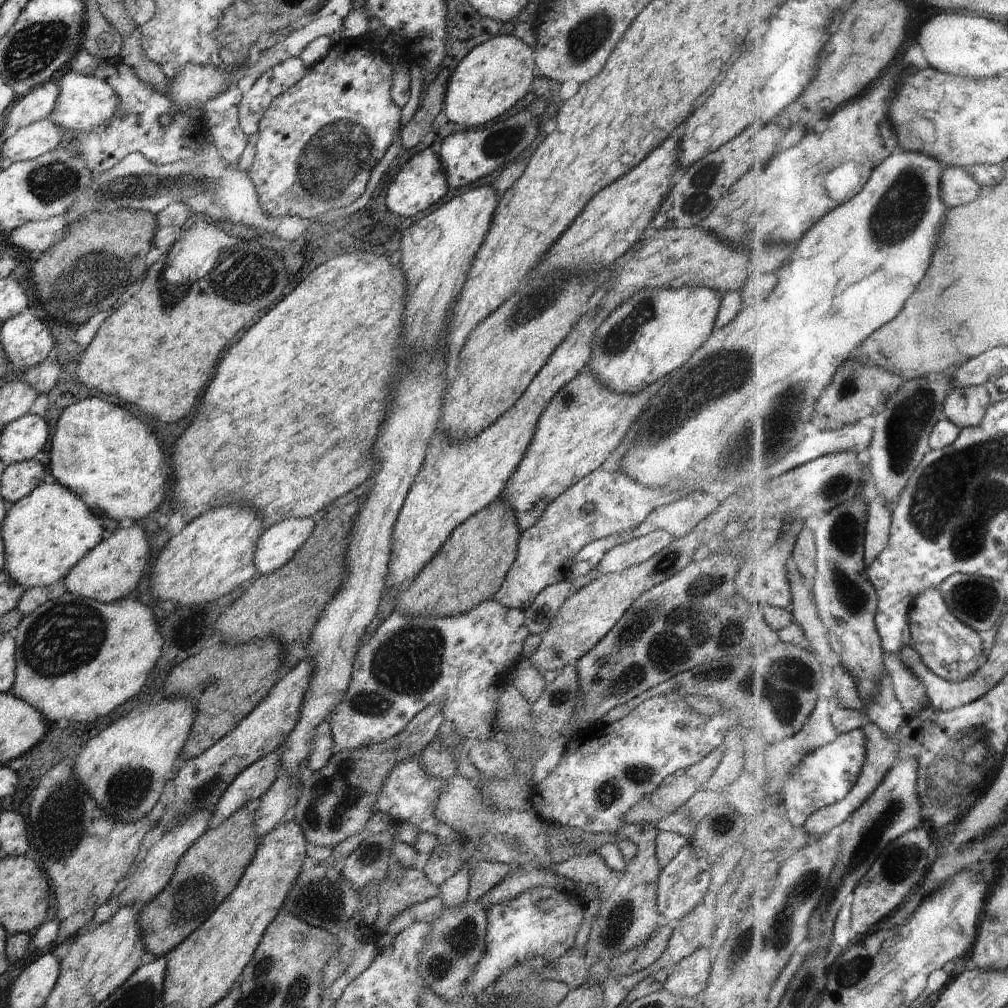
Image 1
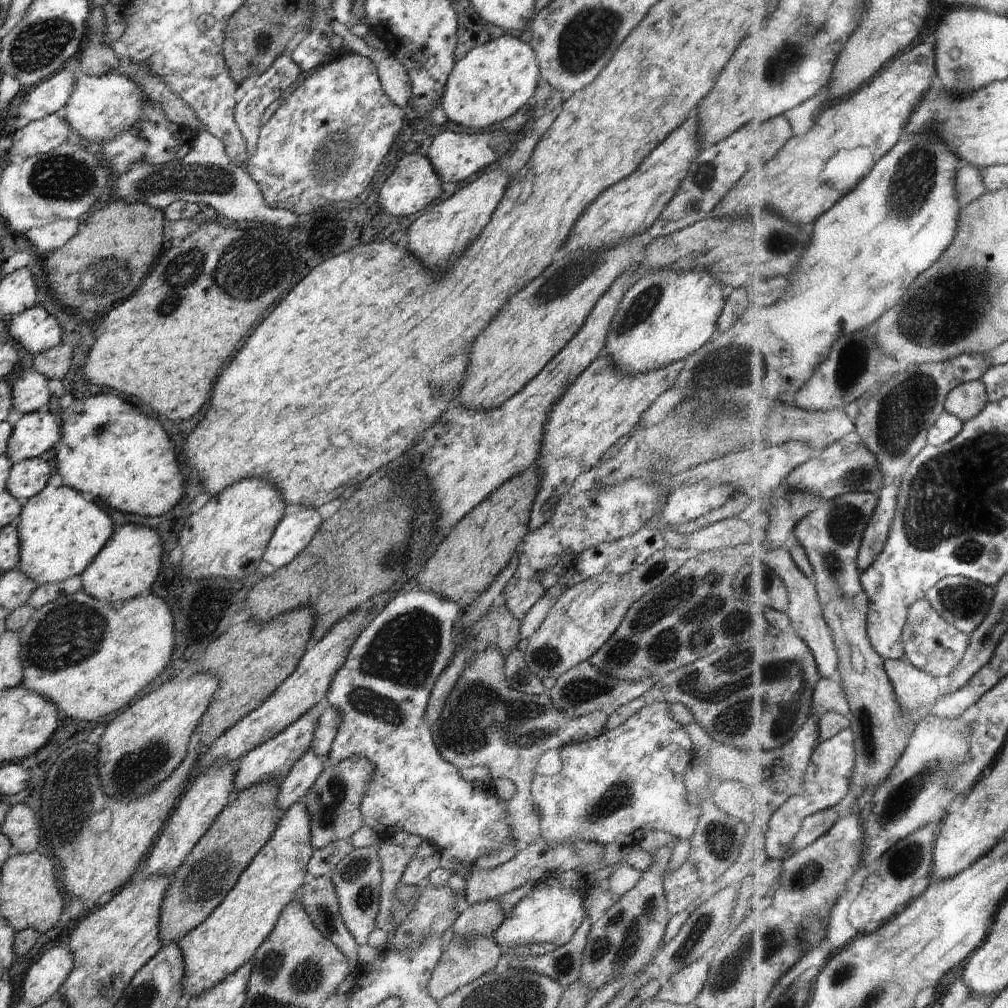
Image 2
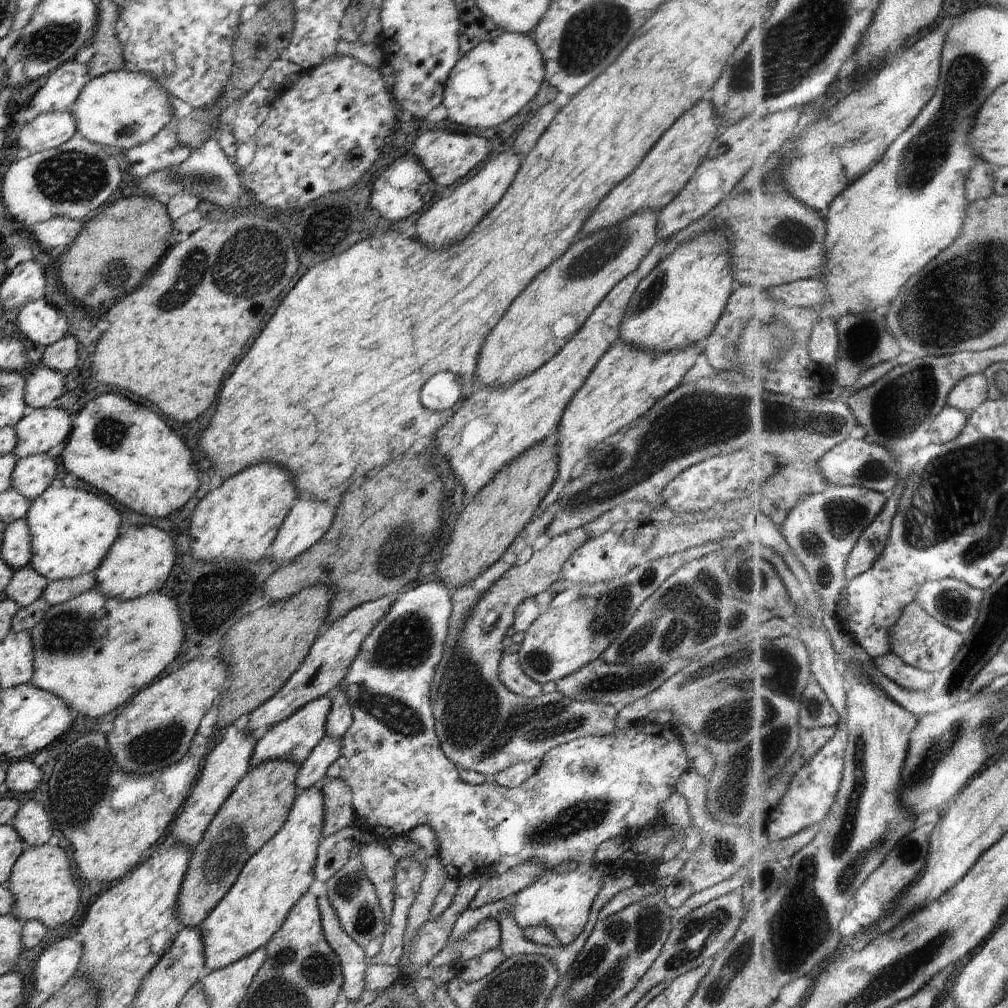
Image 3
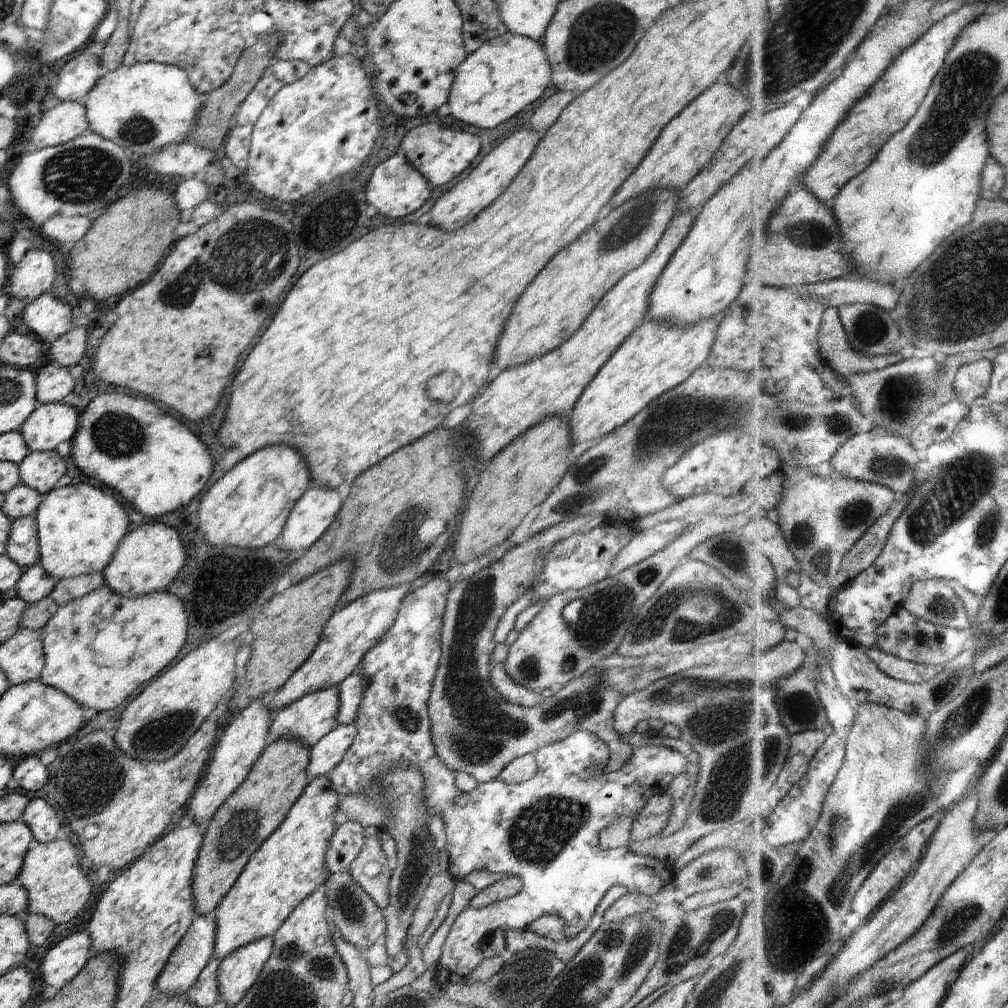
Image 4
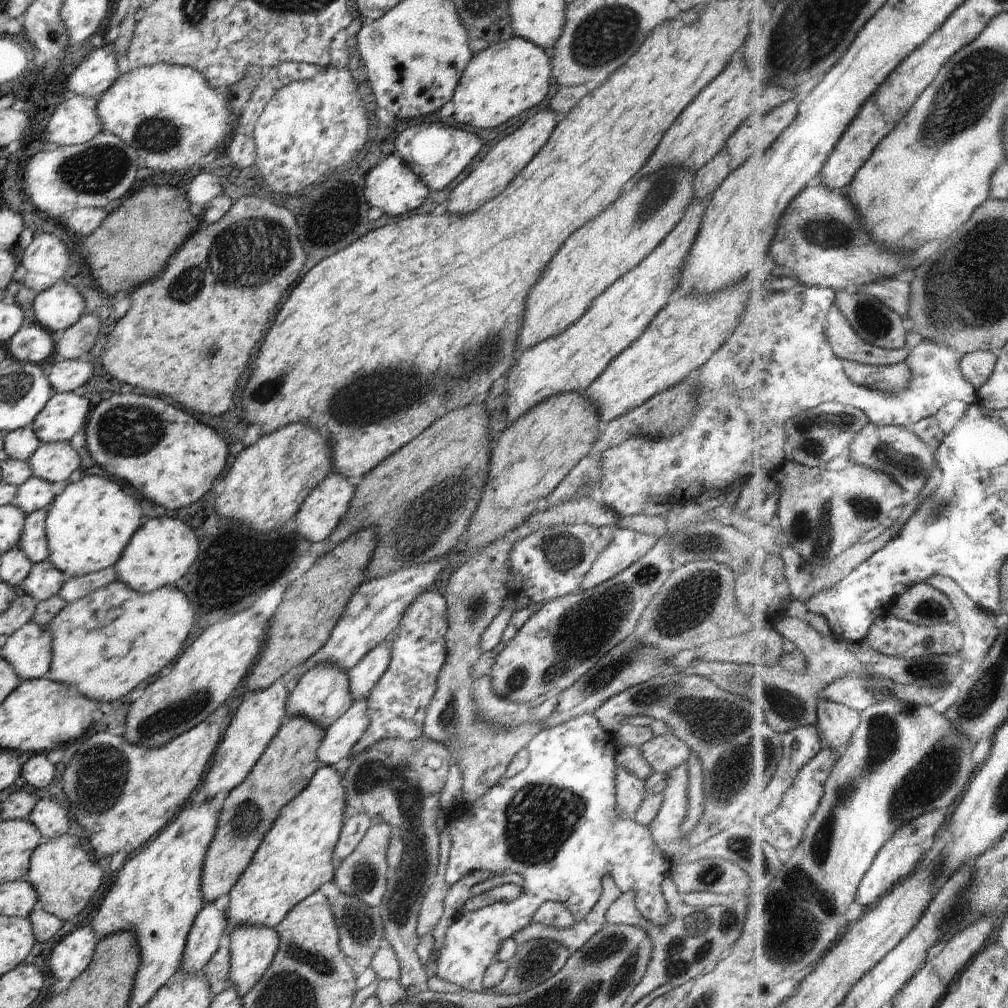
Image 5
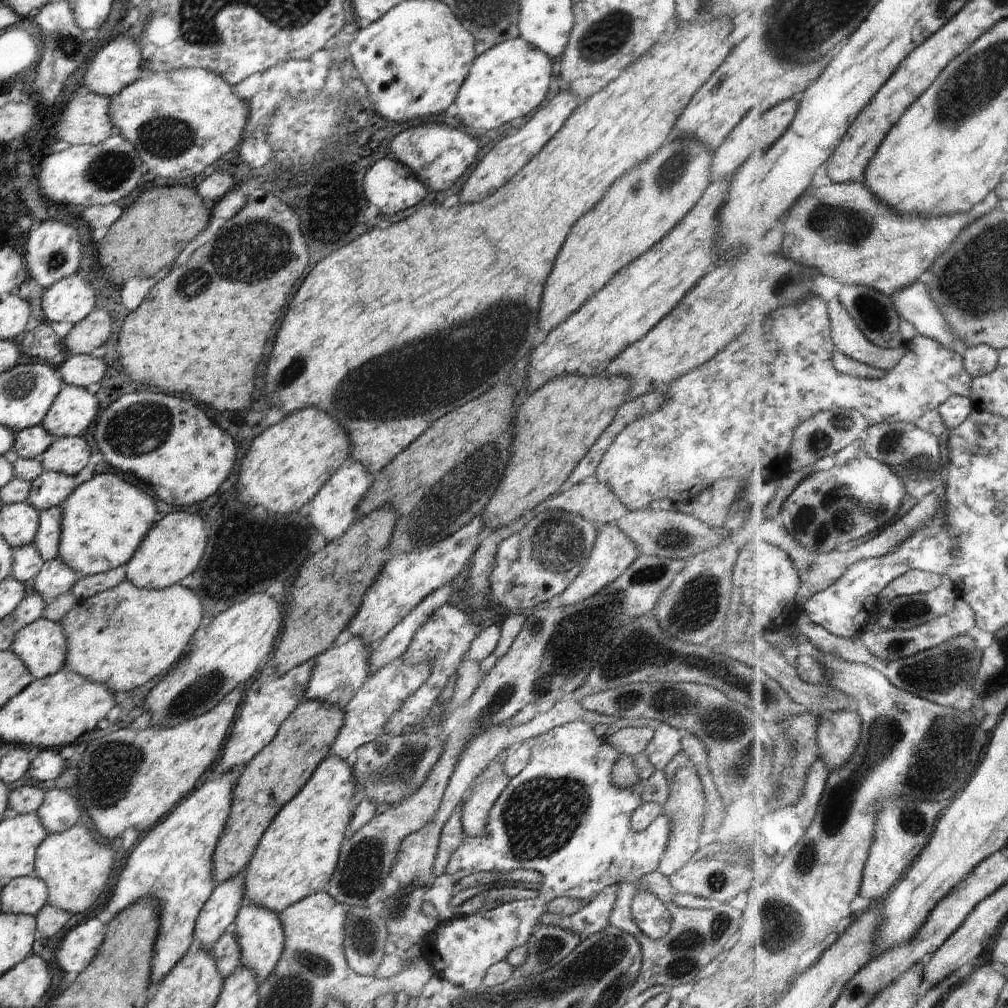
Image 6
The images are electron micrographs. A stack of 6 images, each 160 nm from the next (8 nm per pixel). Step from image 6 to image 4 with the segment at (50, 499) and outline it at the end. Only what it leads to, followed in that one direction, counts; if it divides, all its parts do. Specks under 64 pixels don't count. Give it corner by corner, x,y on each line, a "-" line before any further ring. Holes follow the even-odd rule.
20,484
5,494
1,512
12,520
19,520
29,515
35,515
40,502
42,502
42,494
38,490
28,488
26,484

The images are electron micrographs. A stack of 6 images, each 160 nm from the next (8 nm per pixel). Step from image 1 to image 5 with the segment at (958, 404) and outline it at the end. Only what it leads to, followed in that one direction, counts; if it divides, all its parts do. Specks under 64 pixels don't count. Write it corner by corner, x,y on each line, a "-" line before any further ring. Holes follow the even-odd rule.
988,350
966,353
962,359
962,374
976,391
980,391
994,375
999,356

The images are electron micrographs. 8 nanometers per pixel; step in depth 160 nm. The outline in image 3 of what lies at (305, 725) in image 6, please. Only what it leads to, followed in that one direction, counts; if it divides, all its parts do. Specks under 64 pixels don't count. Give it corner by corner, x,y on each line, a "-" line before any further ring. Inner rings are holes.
278,759
259,764
248,771
222,804
202,840
192,849
176,899
175,915
183,927
197,928
234,886
246,861
284,826
299,793
295,785
299,768
300,765

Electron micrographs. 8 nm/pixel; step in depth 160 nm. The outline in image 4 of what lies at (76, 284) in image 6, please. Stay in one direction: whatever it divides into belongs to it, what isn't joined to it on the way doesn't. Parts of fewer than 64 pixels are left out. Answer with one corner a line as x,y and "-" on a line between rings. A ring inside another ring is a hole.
47,292
24,308
22,320
43,342
53,341
73,330
73,308

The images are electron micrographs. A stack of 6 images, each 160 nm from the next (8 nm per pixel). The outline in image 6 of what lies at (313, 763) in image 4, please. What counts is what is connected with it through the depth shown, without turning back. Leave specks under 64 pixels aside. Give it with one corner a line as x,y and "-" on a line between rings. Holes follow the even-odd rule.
401,658
392,661
373,675
368,676
367,681
358,689
354,698
343,708
343,723
339,728
338,736
332,743
330,754
342,760
351,760
355,750
363,744
377,740
385,732
386,721
398,710
400,703
406,700
422,686
422,683
430,676
430,665
407,665

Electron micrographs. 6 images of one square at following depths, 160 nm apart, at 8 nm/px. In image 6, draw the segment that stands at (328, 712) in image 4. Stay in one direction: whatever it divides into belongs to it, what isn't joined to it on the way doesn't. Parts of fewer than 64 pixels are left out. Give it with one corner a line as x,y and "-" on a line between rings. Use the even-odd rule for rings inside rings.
352,637
342,646
334,645
327,651
318,653
316,664
312,669
310,680
305,690
305,700
317,700
331,704
333,707
343,709
359,688
367,681
367,671
370,645
358,637

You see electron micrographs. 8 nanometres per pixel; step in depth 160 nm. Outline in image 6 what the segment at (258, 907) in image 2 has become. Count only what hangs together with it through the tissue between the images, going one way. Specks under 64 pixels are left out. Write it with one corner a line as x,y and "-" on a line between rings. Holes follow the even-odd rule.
330,754
318,764
310,780
280,809
262,835
241,875
245,903
279,915
299,900
326,890
352,818
350,800
356,790
350,760

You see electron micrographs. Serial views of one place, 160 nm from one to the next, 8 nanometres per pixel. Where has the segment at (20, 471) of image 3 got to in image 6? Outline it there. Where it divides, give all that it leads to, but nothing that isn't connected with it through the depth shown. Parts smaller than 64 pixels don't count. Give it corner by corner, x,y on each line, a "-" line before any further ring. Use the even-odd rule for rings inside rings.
83,436
57,438
40,456
44,471
74,477
88,464
90,447

